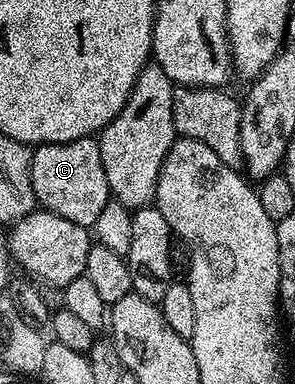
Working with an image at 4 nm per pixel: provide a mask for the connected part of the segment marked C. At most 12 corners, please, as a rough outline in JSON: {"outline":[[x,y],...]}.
{"outline":[[97,137],[37,147],[39,207],[92,228],[112,199]]}

